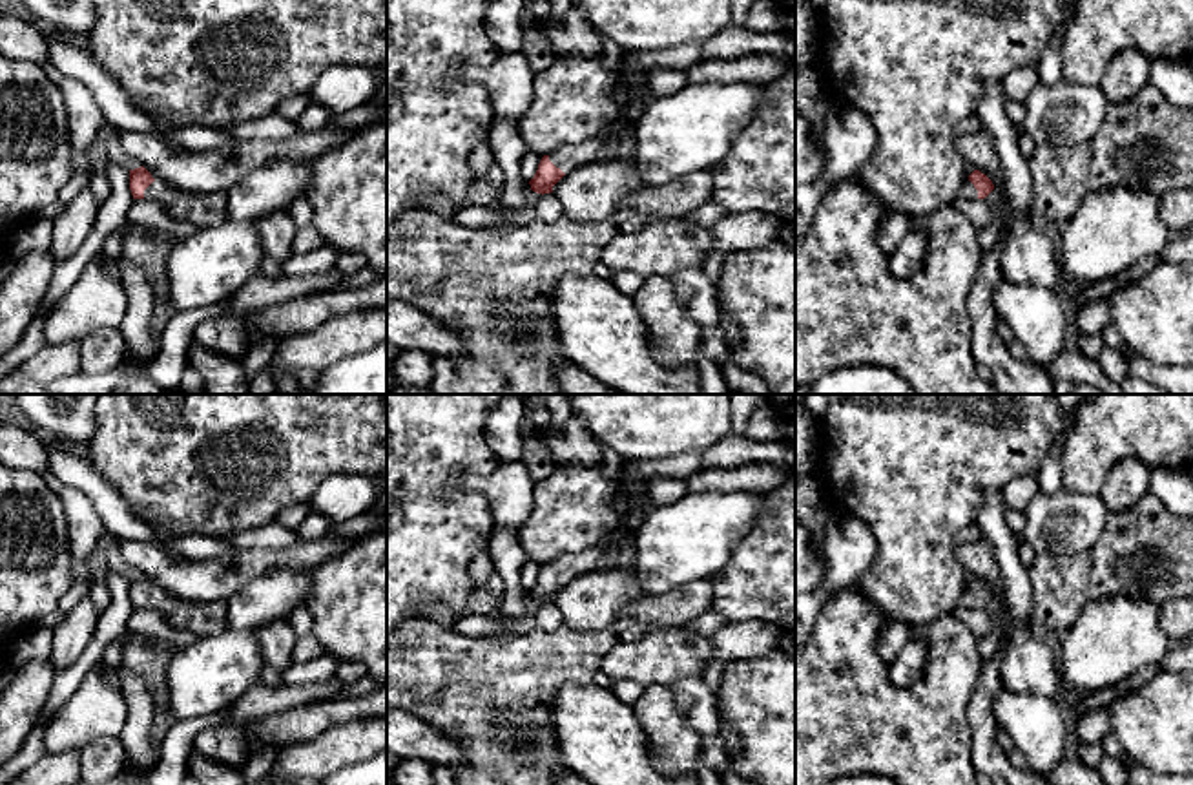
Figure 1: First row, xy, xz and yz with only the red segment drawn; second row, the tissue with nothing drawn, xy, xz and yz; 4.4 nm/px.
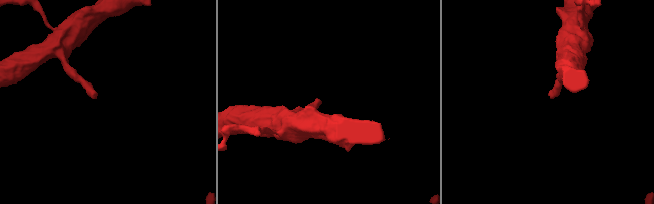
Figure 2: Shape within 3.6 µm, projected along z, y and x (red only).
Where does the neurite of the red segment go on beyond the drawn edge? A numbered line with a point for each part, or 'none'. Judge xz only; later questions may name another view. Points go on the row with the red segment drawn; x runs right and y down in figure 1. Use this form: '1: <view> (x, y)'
1: xz (617, 141)

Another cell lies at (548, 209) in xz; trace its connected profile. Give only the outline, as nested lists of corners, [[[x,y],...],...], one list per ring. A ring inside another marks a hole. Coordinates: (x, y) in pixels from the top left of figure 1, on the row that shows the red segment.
[[[544,194],[536,199],[534,206],[536,219],[542,223],[555,223],[564,217],[564,208],[555,194]]]

